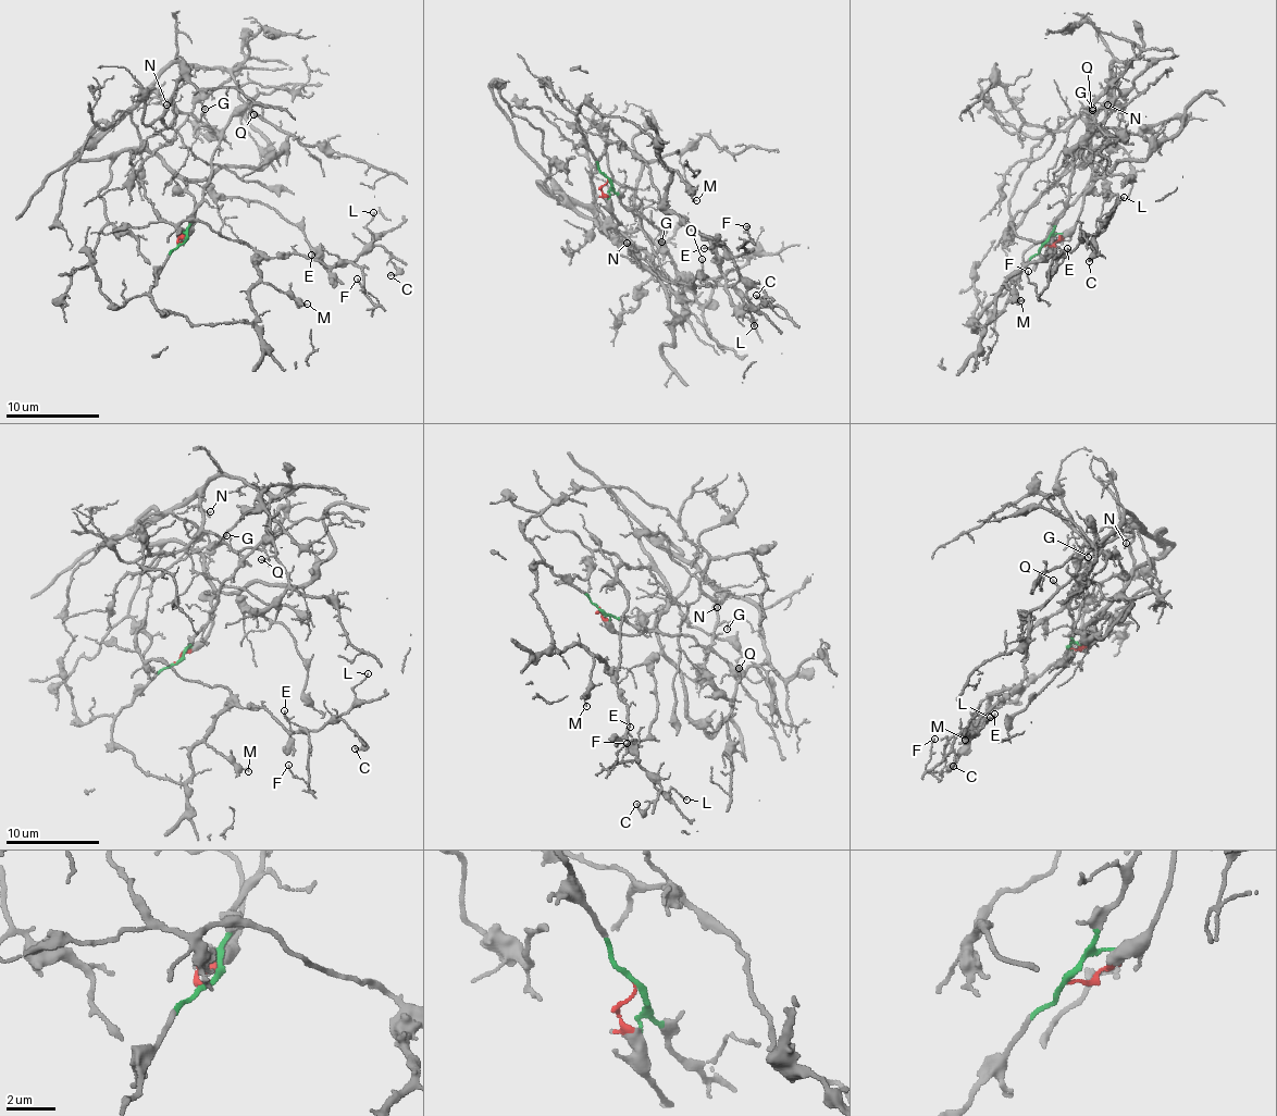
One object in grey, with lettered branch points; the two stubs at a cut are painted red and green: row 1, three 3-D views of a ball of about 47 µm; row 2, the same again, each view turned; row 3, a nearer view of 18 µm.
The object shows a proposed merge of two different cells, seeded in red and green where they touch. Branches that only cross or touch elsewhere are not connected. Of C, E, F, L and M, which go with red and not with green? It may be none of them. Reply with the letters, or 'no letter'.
no letter

